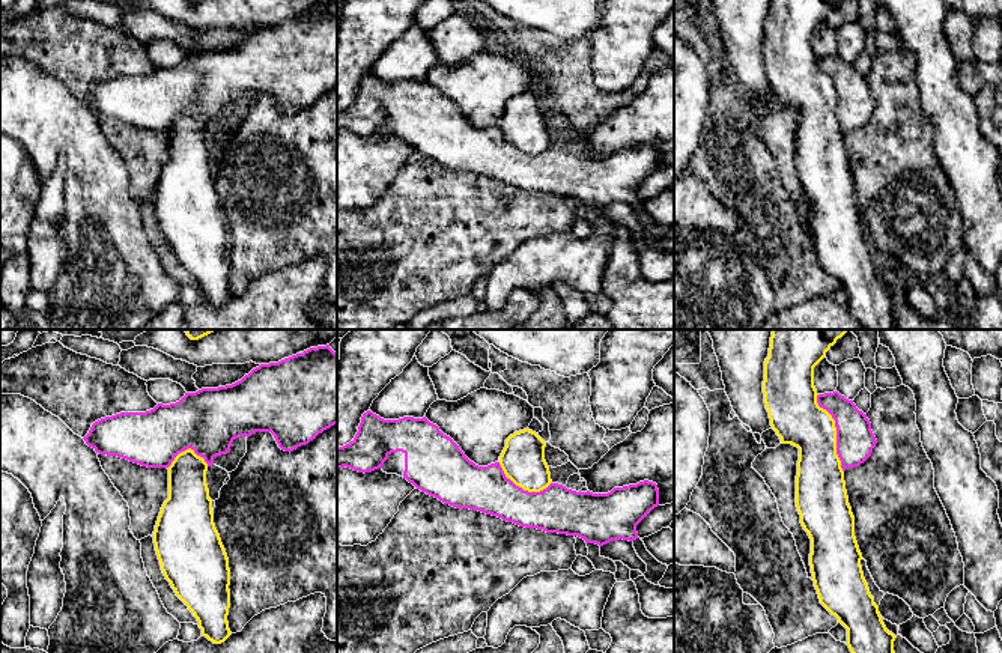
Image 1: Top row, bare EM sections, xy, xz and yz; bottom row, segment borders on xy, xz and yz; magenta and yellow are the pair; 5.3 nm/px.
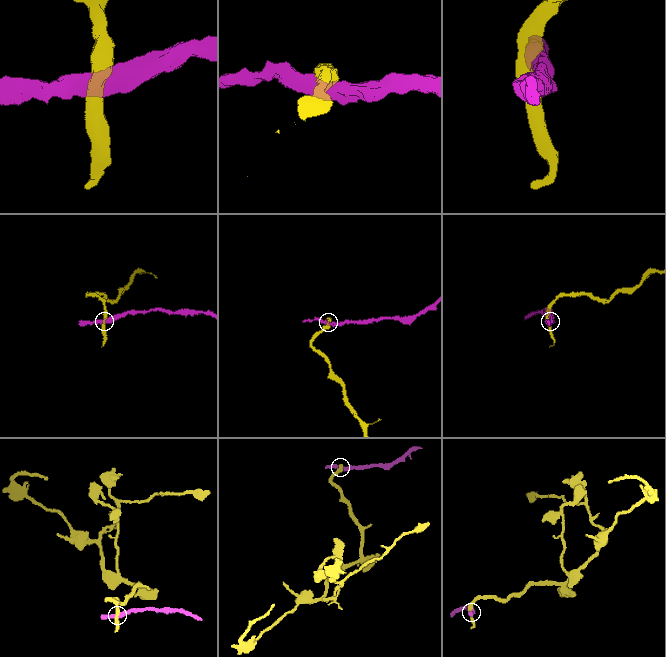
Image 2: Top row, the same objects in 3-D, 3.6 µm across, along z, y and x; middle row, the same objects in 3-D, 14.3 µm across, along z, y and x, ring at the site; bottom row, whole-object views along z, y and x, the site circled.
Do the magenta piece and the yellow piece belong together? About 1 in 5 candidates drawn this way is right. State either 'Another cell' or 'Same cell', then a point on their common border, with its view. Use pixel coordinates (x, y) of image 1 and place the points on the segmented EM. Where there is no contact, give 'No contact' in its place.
Another cell. Touches magenta at yz (837, 432)

